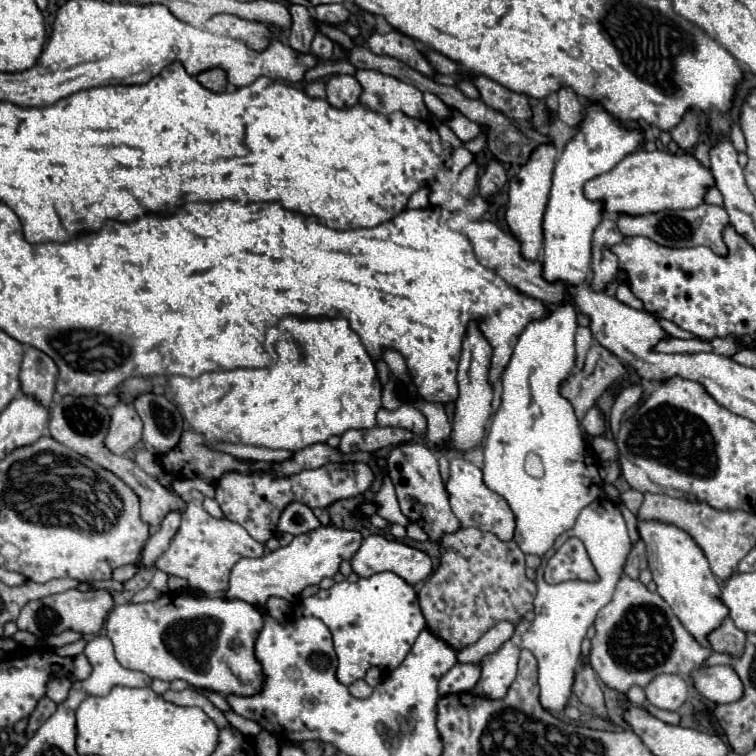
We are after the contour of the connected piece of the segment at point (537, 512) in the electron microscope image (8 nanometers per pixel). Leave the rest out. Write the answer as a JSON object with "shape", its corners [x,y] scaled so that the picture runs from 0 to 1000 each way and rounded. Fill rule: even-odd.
{"shape":[[[749,390],[741,403],[728,409],[722,419],[701,425],[696,430],[664,493],[664,530],[651,552],[648,573],[640,586],[640,642],[672,663],[675,673],[683,681],[680,716],[693,731],[704,731],[712,737],[733,721],[738,708],[758,697],[767,673],[780,668],[796,652],[796,634],[791,626],[791,612],[786,607],[788,599],[778,589],[754,530],[741,522],[741,509],[757,496],[762,478],[762,433],[762,409],[754,390]],[[701,599],[714,602],[720,612],[720,628],[712,634],[701,631],[693,619],[696,604]]]}

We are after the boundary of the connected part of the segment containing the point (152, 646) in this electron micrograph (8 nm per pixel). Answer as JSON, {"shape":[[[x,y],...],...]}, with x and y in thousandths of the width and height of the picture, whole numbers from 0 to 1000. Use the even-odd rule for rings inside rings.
{"shape":[[[220,784],[198,798],[159,800],[140,821],[143,843],[151,851],[153,872],[167,885],[180,885],[201,898],[243,898],[259,911],[294,919],[331,922],[344,917],[349,890],[336,866],[341,832],[349,813],[317,792]]]}

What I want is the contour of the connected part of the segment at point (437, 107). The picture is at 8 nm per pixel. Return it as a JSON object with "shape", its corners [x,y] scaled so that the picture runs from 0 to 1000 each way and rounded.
{"shape":[[[563,123],[563,126],[561,126],[561,136],[563,136],[566,149],[574,152],[574,155],[579,155],[582,160],[595,152],[595,144],[593,144],[577,126],[571,126],[571,123]]]}

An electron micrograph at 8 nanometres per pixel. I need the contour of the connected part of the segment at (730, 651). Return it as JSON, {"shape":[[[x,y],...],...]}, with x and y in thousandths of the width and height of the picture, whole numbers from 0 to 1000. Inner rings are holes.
{"shape":[[[963,816],[950,832],[944,832],[937,840],[937,848],[944,861],[960,864],[971,872],[976,872],[984,864],[984,851],[987,851],[987,837],[979,835],[971,821]]]}

